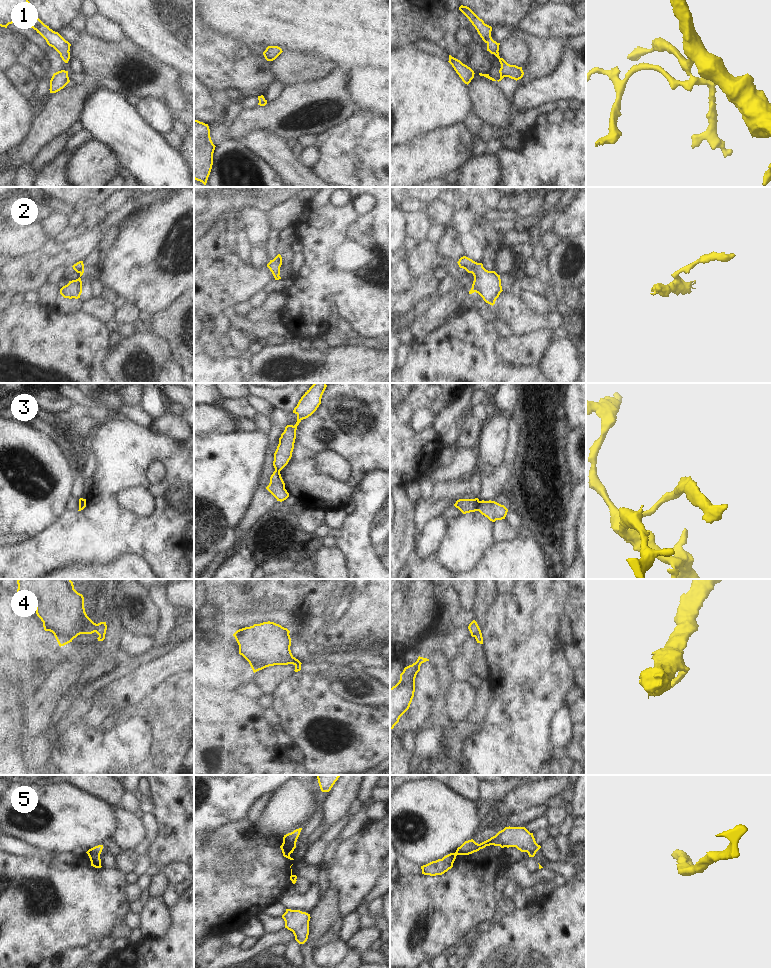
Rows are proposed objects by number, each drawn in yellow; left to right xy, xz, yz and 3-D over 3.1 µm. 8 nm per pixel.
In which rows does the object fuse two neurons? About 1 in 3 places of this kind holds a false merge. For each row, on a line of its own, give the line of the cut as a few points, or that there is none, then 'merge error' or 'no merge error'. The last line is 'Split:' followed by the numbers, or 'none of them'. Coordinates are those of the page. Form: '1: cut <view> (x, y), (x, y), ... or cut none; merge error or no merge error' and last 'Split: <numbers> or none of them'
1: cut none; no merge error
2: cut none; no merge error
3: cut yz (480, 501), (476, 510); merge error
4: cut none; no merge error
5: cut xz (296, 839), (283, 841); merge error
Split: 3, 5

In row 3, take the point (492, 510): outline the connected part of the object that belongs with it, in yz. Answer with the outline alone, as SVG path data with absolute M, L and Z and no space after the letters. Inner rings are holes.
M480 501L478 510L482 515L487 517L490 521L505 519L508 509L495 501Z

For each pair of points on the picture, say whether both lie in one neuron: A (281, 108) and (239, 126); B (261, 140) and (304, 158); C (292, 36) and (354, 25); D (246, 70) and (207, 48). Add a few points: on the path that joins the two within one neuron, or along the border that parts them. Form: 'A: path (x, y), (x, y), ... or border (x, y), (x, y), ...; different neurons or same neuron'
A: path (271, 116), (249, 119); same neuron
B: border (297, 157), (303, 165), (311, 168); different neurons
C: path (307, 25), (339, 25); same neuron
D: path (236, 67), (217, 58); same neuron

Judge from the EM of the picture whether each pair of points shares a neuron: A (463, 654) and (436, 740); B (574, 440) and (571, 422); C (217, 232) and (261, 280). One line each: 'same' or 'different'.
A: different
B: different
C: same

